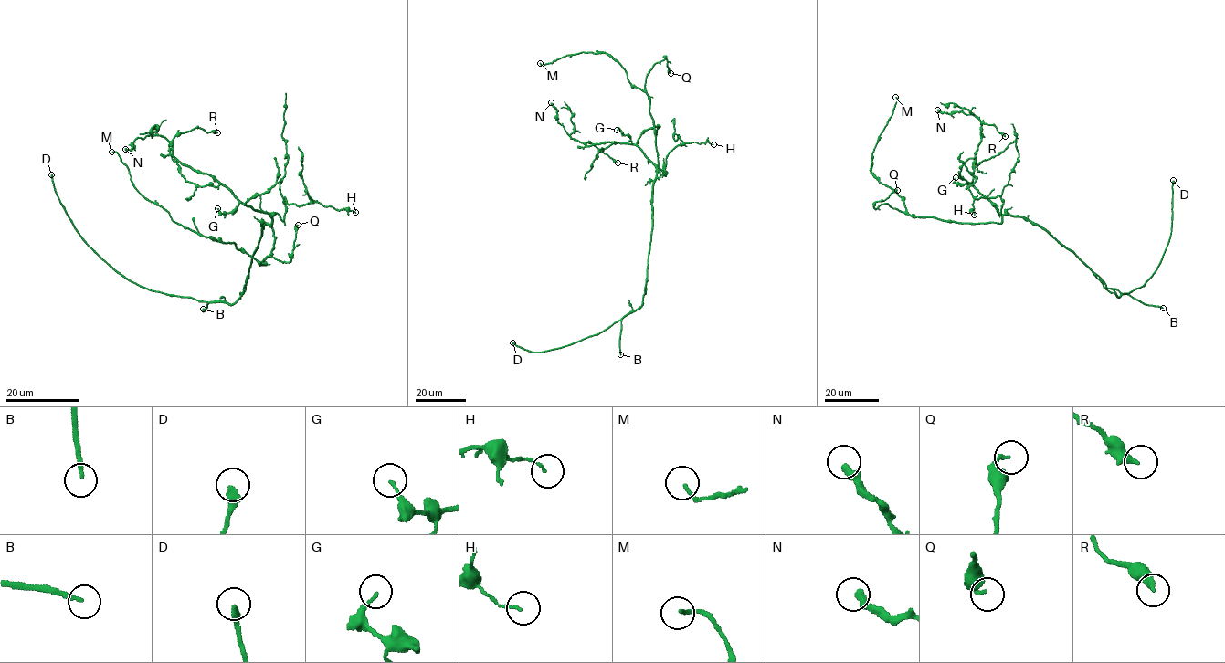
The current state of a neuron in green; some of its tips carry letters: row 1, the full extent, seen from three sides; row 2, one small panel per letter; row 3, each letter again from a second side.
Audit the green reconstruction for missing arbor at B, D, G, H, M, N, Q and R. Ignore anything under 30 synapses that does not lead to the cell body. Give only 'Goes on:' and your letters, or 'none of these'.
Goes on: B, D

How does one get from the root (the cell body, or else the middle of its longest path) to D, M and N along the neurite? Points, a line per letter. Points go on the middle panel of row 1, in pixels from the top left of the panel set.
D: (652, 211), (647, 278), (642, 304), (638, 309), (600, 332), (561, 348), (534, 352), (512, 342)
M: (652, 211), (652, 185), (660, 168), (649, 98), (606, 53), (583, 51), (540, 63)
N: (652, 211), (656, 167), (638, 146), (609, 142), (587, 146), (573, 139), (558, 122), (555, 109), (551, 102)

